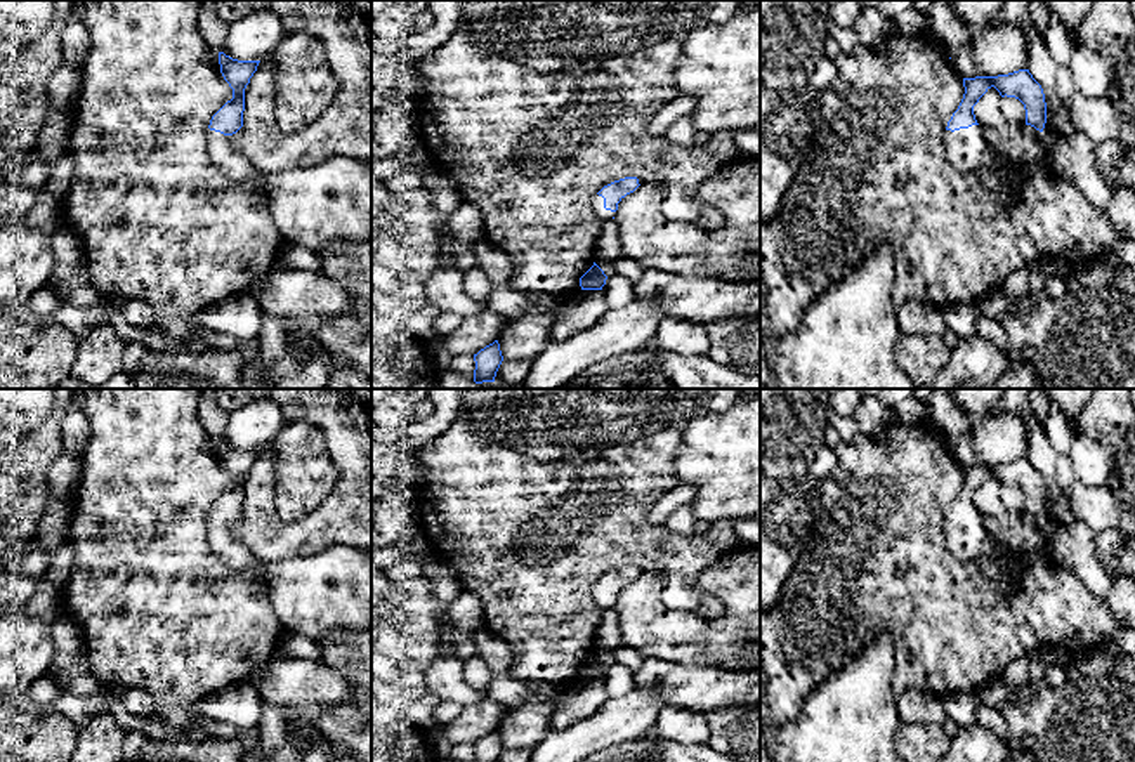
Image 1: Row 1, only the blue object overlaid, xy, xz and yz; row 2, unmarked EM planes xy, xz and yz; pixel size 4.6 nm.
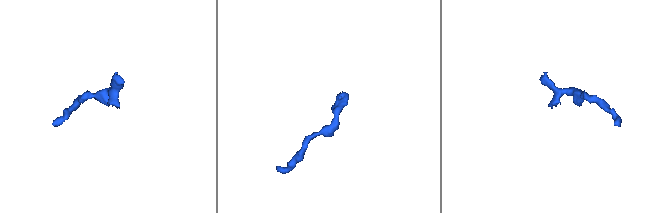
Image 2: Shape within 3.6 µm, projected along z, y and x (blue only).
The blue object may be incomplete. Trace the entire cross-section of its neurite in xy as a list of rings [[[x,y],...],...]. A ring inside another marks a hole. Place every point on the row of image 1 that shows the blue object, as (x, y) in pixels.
[[[219,52],[224,80],[233,89],[227,101],[210,120],[207,151],[210,160],[233,184],[255,182],[267,196],[271,215],[286,245],[321,252],[330,245],[371,241],[371,165],[342,154],[316,165],[286,172],[260,174],[231,144],[231,135],[243,127],[245,89],[260,61],[238,61]]]

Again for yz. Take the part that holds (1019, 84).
[[[1029,69],[998,76],[963,78],[963,87],[963,99],[948,122],[944,134],[944,154],[960,172],[975,168],[987,146],[982,128],[975,120],[974,106],[991,87],[994,87],[1001,97],[1019,99],[1026,109],[1026,125],[1043,132],[1046,123],[1045,94]]]

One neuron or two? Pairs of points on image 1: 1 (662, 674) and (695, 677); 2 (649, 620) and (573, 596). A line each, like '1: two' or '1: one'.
1: one
2: two

